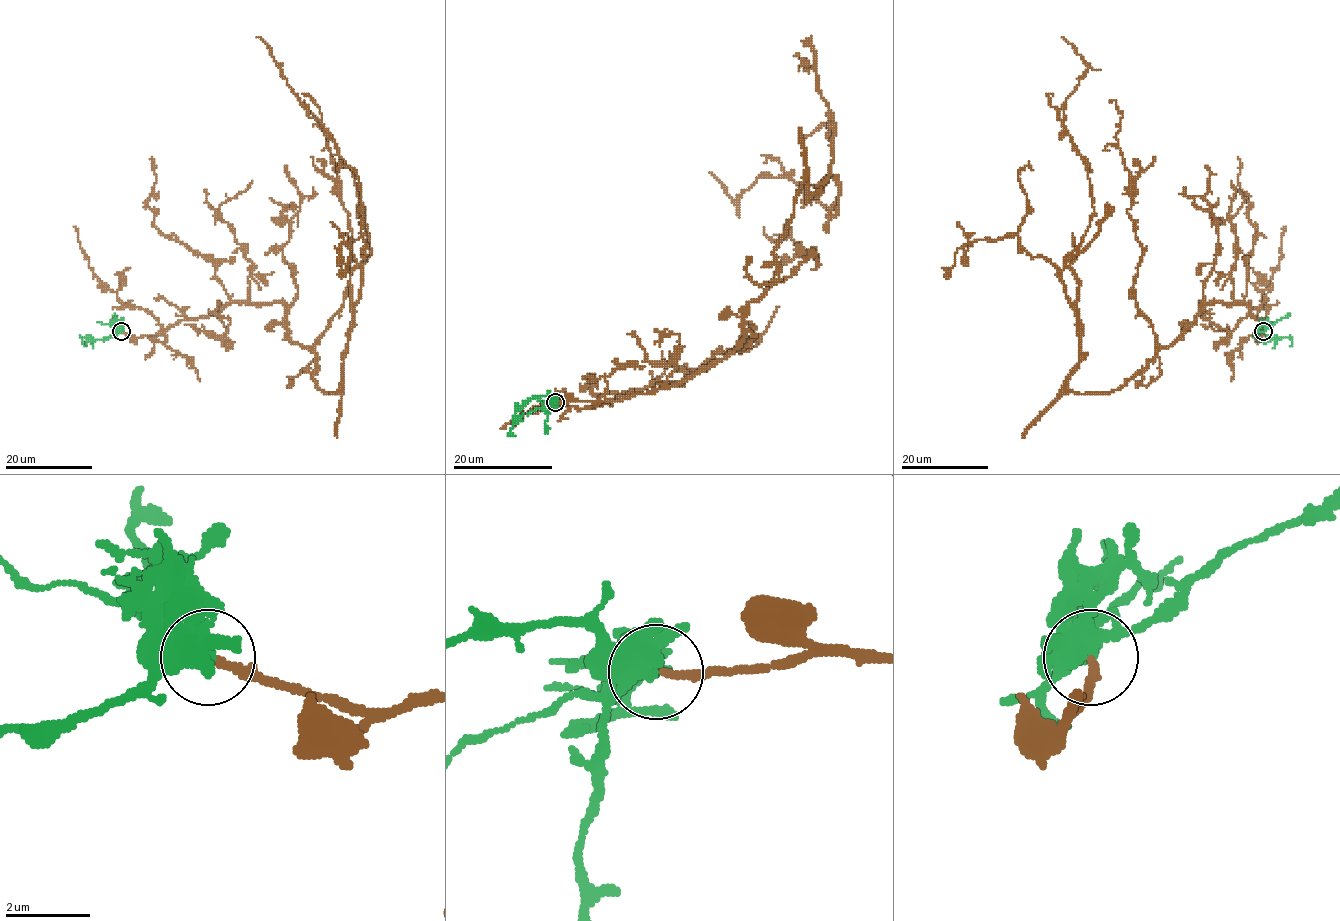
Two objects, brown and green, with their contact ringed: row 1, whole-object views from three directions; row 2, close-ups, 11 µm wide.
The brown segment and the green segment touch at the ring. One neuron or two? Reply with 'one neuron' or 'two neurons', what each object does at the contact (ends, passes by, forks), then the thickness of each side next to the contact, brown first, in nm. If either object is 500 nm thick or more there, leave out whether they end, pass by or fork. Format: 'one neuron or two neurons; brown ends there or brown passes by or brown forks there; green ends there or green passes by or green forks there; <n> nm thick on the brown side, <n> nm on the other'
one neuron; brown ends there; green forks there; 200 nm thick on the brown side, 400 nm on the other

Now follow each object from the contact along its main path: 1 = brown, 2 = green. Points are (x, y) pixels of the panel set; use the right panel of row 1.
1: (1263, 331), (1206, 305), (1117, 389), (1068, 388), (1065, 262), (1093, 207), (1063, 122), (1087, 63), (1061, 36)
2: (1263, 331), (1258, 336), (1260, 339), (1289, 338), (1290, 346)

